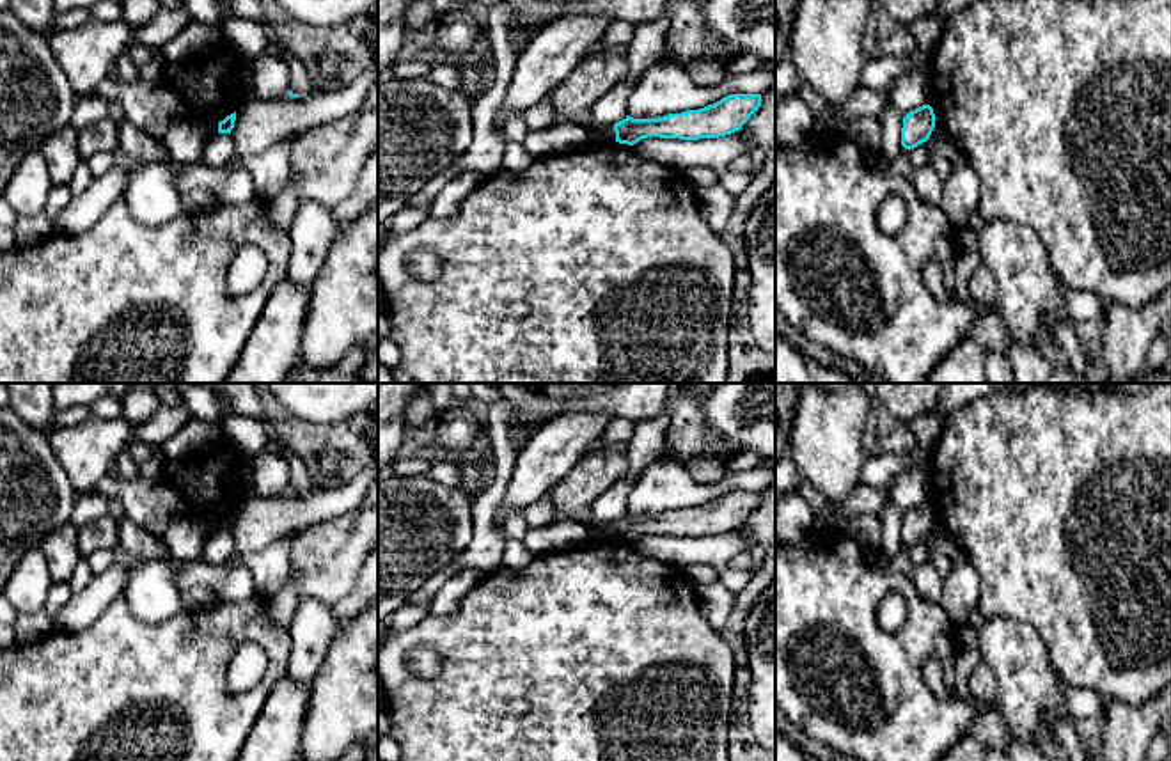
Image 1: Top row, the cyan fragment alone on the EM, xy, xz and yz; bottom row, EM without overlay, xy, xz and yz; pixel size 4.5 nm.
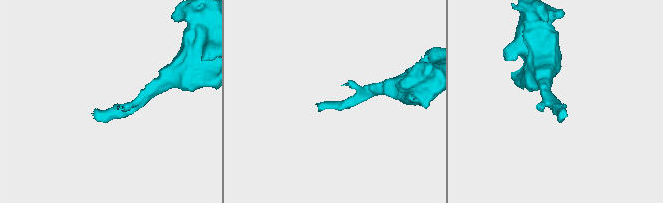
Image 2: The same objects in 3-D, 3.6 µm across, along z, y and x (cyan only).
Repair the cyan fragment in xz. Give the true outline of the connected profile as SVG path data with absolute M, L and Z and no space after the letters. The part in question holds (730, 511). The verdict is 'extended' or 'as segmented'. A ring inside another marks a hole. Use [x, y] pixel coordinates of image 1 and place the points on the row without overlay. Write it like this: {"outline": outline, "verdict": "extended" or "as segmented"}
{"outline": "M729 491L704 506L669 511L658 516L633 516L626 513L614 523L605 525L596 537L633 543L648 534L719 536L740 529L759 504L761 491Z", "verdict": "extended"}

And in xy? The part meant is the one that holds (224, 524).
{"outline": "M236 509L227 513L220 520L199 516L199 522L200 522L204 532L209 534L209 532L216 532L216 530L231 530L231 527L234 525L234 518L236 518Z", "verdict": "extended"}

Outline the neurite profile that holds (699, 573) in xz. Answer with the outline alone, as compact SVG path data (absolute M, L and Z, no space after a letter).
M704 562L690 564L683 571L694 585L706 585L710 582L717 582L720 577L720 571L717 568L711 568Z

